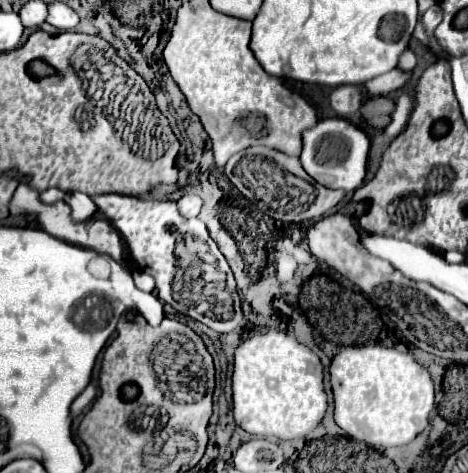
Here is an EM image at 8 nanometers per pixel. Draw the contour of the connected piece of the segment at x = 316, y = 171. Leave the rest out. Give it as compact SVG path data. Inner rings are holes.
M322 119L316 127L302 133L304 149L300 155L304 171L318 183L330 189L354 191L362 185L366 177L366 159L370 149L370 139L364 131L348 123L346 119Z

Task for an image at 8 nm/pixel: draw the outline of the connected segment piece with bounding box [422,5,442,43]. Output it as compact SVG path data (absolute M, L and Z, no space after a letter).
M438 5L430 7L430 9L424 13L422 21L424 21L424 27L426 27L426 31L428 31L428 35L430 35L430 43L432 43L432 35L434 35L434 23L440 23L440 21L442 21L442 9L440 9Z

